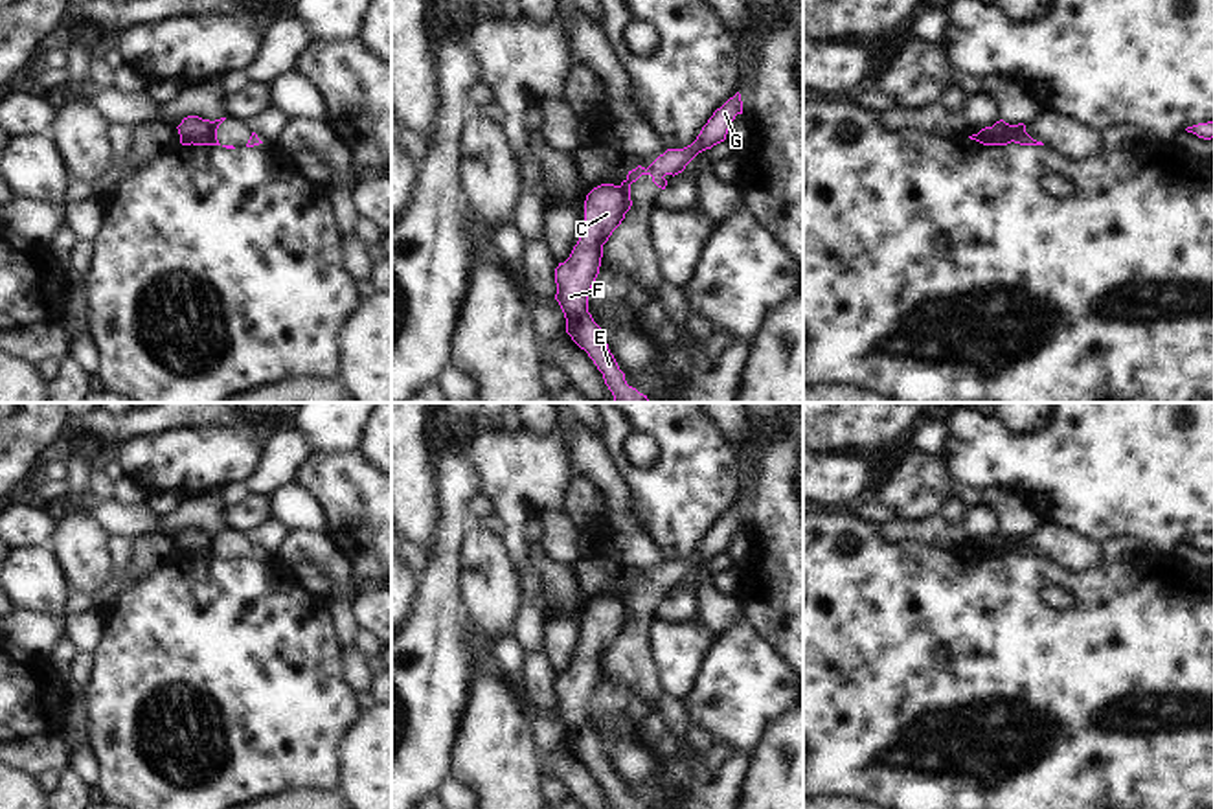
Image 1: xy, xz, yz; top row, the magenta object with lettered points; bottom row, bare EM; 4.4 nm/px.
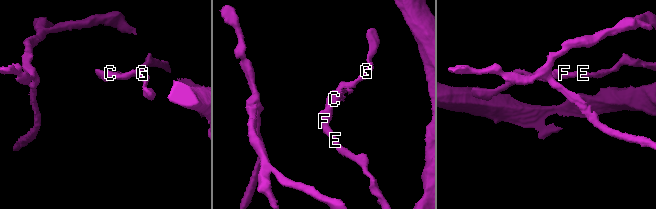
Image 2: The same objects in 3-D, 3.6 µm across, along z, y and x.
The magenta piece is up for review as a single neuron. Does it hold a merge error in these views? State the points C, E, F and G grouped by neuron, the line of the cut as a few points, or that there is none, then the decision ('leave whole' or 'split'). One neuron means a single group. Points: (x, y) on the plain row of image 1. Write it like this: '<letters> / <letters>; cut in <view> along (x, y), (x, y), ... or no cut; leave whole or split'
C E F / G; cut in xz along (620, 598), (627, 622); split

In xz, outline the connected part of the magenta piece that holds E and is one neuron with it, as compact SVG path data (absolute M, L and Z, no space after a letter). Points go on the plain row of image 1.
M601 596L586 607L583 645L570 669L555 680L555 712L564 724L566 745L594 772L612 807L647 809L627 796L603 741L588 724L588 706L599 686L603 656L621 636L625 625L627 614L621 598Z

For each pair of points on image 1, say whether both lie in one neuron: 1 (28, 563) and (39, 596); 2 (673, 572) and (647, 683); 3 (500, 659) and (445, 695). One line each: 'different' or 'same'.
1: same
2: same
3: different

